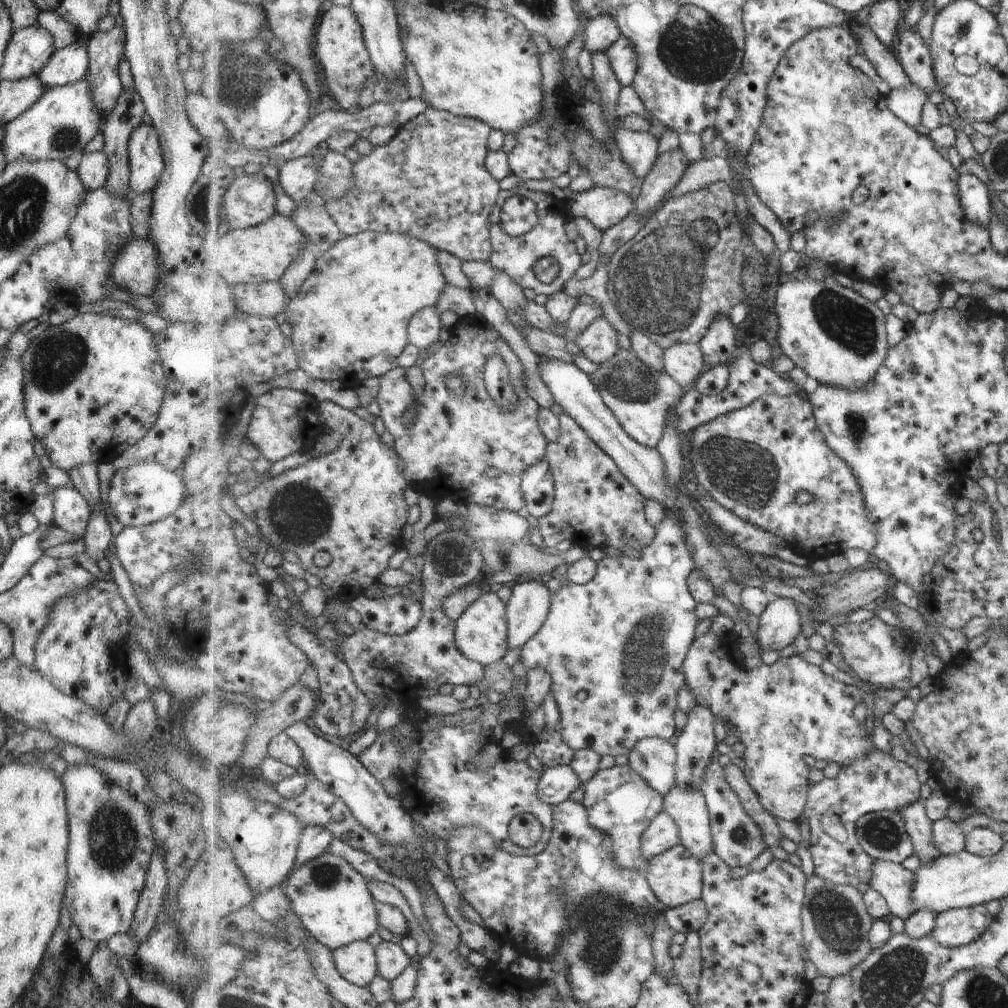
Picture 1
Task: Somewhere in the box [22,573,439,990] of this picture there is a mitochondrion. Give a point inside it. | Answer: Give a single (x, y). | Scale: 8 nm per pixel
(113, 840)

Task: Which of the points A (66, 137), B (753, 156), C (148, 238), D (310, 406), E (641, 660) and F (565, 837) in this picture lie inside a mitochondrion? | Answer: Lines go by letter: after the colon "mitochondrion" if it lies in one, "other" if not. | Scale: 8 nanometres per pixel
A: mitochondrion
B: other
C: other
D: other
E: mitochondrion
F: other

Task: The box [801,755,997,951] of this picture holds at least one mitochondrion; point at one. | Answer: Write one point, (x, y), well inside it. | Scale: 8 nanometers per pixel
(882, 834)

